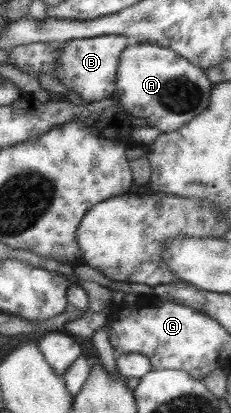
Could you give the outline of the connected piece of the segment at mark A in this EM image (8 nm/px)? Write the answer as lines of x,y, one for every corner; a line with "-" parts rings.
128,43
118,58
112,97
127,115
144,118
148,120
148,126
167,133
179,129
204,111
209,102
210,90
211,82
204,71
167,47
150,43

